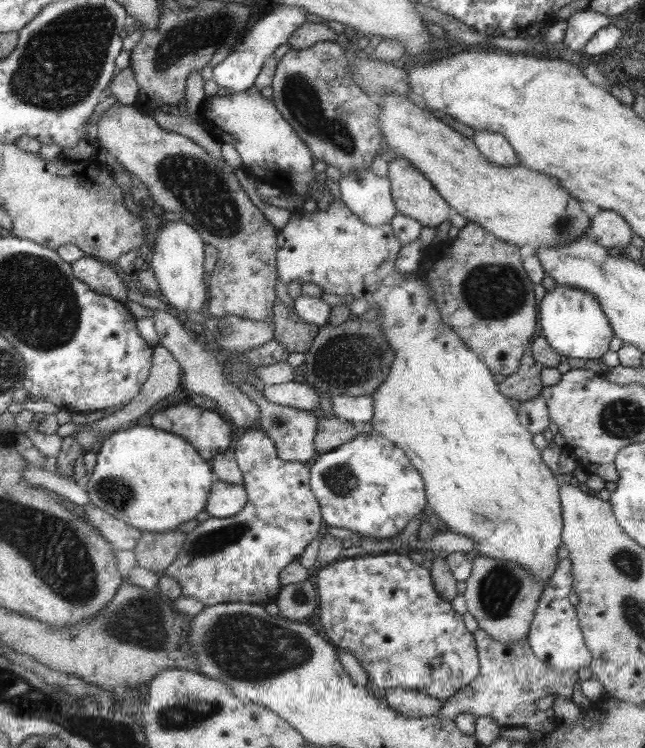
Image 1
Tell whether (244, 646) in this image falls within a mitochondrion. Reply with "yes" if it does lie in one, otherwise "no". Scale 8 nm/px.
yes

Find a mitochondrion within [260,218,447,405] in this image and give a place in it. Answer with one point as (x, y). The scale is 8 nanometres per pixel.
(345, 362)

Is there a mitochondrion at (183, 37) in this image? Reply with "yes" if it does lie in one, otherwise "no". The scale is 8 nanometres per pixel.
yes

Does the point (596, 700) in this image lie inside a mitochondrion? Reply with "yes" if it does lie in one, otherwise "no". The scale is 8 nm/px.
no

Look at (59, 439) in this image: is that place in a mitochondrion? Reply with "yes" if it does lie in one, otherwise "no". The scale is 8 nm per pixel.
no

